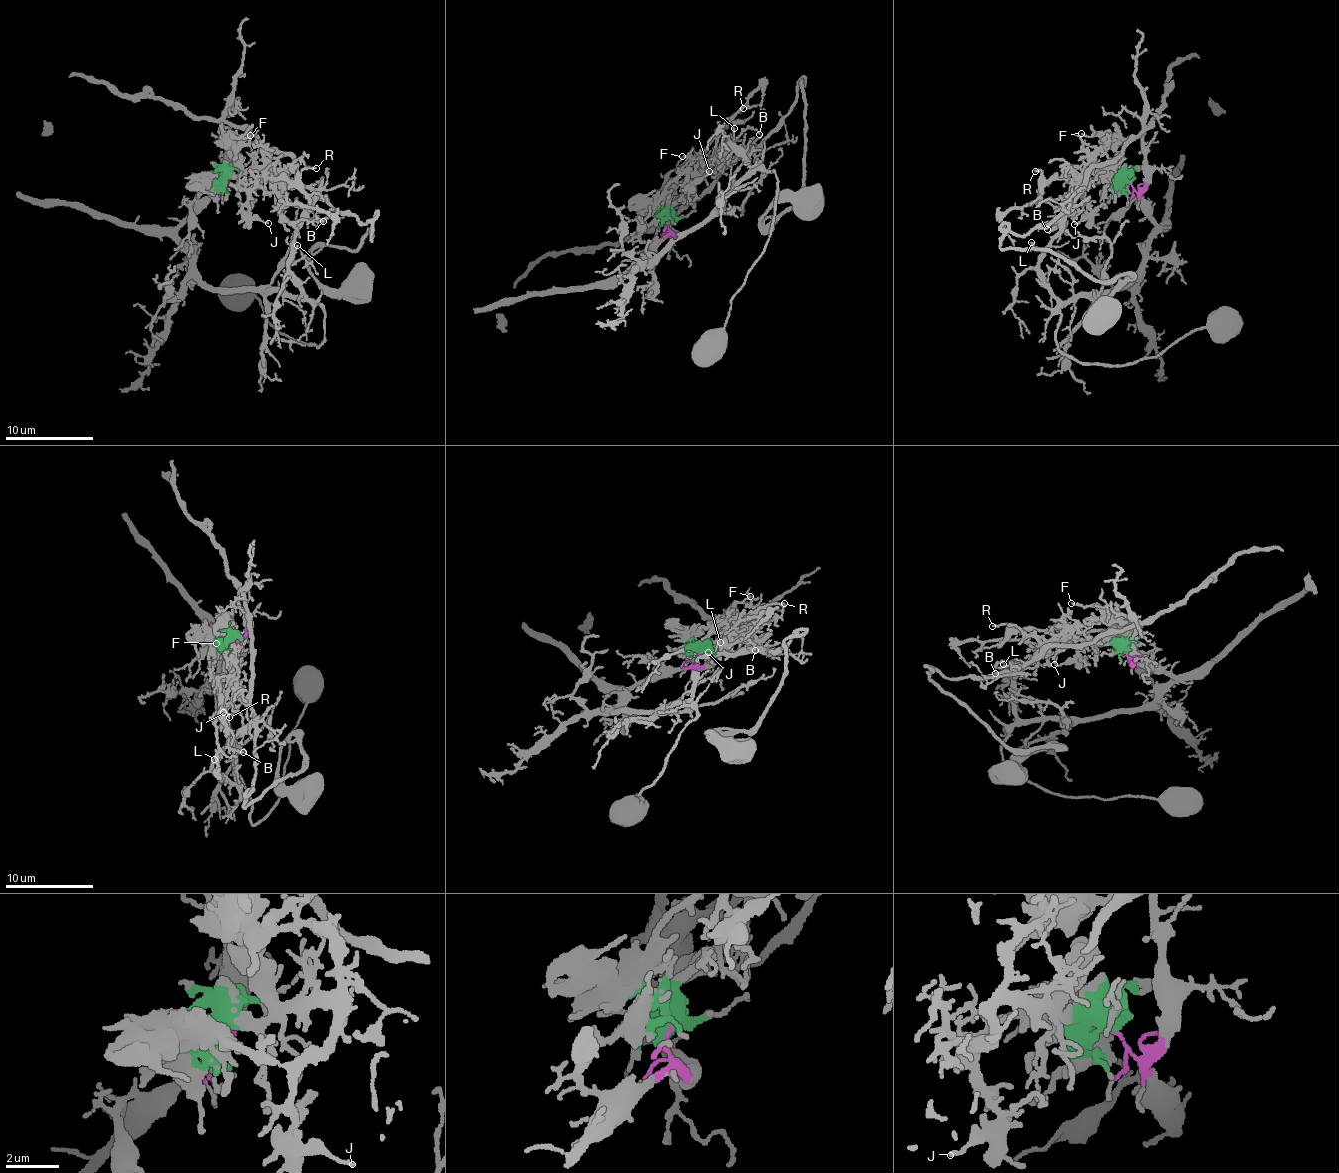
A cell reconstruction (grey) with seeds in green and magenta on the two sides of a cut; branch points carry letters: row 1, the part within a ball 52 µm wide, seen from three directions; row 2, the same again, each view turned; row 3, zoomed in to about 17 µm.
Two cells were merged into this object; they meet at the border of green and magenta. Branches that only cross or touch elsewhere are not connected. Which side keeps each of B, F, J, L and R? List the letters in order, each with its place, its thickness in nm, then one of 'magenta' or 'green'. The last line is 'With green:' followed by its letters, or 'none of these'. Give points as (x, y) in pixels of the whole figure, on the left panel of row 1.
B: at (323, 221); 110 nm thick; green
F: at (250, 135); 110 nm thick; green
J: at (268, 223); 90 nm thick; green
L: at (297, 245); 130 nm thick; magenta
R: at (316, 168); 120 nm thick; green
With green: B, F, J, R

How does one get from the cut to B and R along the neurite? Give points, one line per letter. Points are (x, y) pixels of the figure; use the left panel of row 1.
B: (223, 180), (256, 170), (266, 173), (269, 186), (279, 196), (280, 210), (289, 221), (324, 221)
R: (223, 180), (242, 187), (263, 177), (293, 181), (305, 168), (316, 167)

